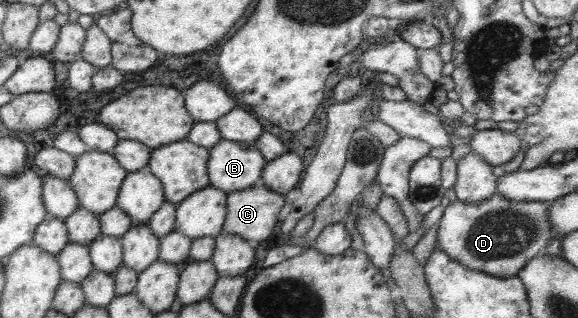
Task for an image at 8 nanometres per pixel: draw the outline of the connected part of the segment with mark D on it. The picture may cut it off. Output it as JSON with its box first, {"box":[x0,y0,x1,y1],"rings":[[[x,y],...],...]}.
{"box":[437,194,553,278],"rings":[[[500,194],[483,202],[450,202],[438,220],[437,246],[454,262],[497,278],[515,276],[521,268],[543,253],[553,232],[545,202],[507,201]]]}

